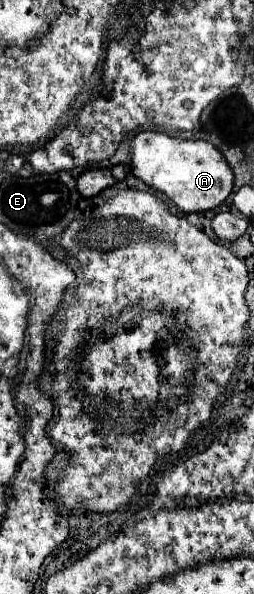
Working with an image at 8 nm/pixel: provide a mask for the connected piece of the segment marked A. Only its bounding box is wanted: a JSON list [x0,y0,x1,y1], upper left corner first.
[130,131,234,213]

